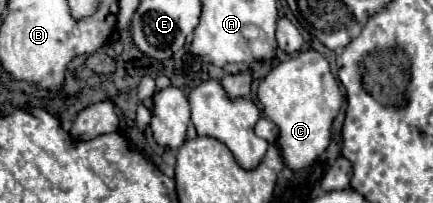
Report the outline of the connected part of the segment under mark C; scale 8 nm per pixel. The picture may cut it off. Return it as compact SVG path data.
M306 50L286 62L280 62L260 82L258 102L262 104L266 118L280 130L276 142L282 162L290 170L302 170L328 148L332 122L342 104L342 92L326 58L316 50Z

